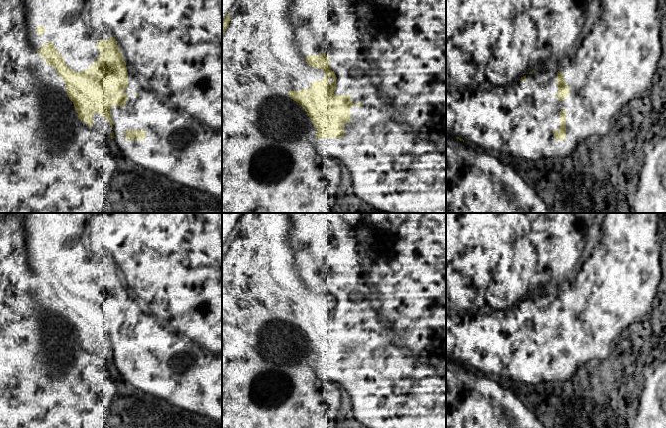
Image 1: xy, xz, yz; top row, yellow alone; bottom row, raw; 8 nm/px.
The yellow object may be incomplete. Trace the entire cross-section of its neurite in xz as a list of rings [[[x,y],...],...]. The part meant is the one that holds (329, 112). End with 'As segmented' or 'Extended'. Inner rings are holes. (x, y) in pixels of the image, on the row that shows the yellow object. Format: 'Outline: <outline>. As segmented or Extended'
Outline: [[[222,0],[222,213],[329,213],[338,197],[344,167],[338,160],[320,154],[315,141],[322,138],[343,138],[344,125],[351,122],[350,108],[355,105],[360,107],[362,103],[354,104],[350,95],[334,94],[337,77],[330,68],[329,56],[325,51],[314,51],[312,55],[303,57],[296,44],[294,28],[289,17],[291,4],[292,0]]]. Extended

